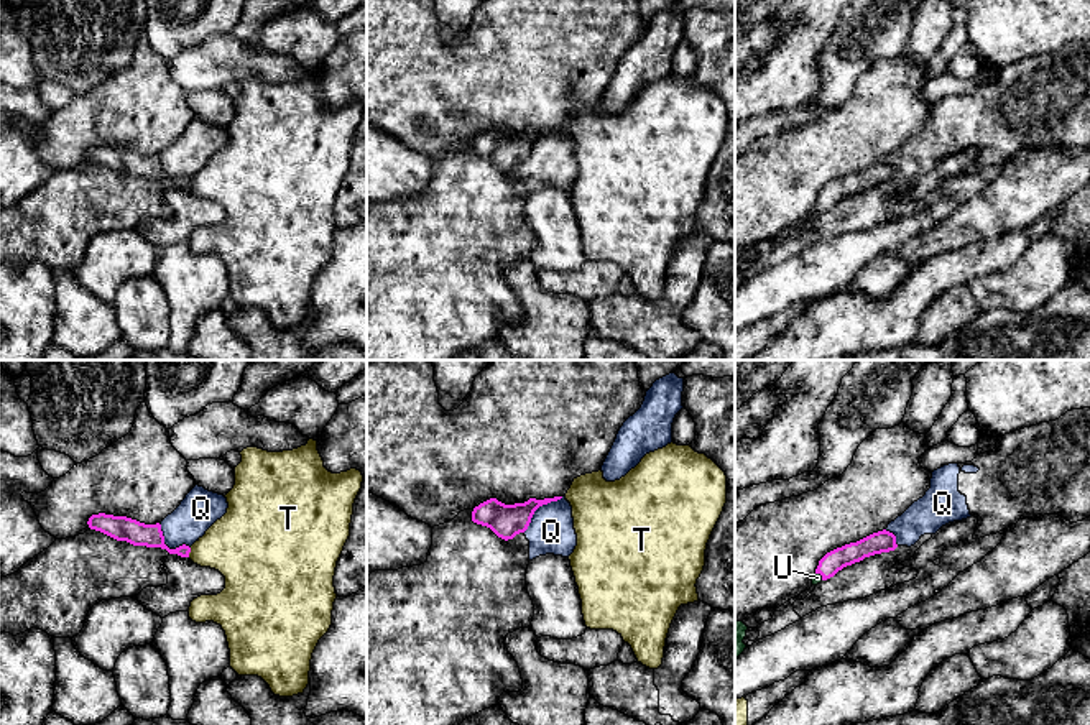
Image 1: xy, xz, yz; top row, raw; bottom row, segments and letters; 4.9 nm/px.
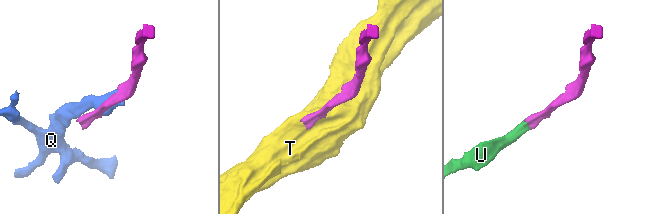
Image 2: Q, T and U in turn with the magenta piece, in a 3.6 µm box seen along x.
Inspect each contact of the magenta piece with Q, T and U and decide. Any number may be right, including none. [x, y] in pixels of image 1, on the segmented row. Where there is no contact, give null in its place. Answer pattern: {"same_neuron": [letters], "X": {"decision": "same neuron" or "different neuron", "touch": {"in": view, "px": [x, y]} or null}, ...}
{"same_neuron": ["U"], "Q": {"decision": "different neuron", "touch": {"in": "xz", "px": [538, 507]}}, "T": {"decision": "different neuron", "touch": {"in": "xy", "px": [189, 551]}}, "U": {"decision": "same neuron", "touch": {"in": "yz", "px": [821, 574]}}}

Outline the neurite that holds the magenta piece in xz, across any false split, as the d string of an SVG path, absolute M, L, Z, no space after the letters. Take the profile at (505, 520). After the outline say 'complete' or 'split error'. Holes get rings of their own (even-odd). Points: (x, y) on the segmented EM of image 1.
M562 496L536 500L529 498L524 503L505 505L497 498L490 498L472 511L472 521L490 528L498 538L508 541L516 534L524 533L531 523L534 511Z; complete

